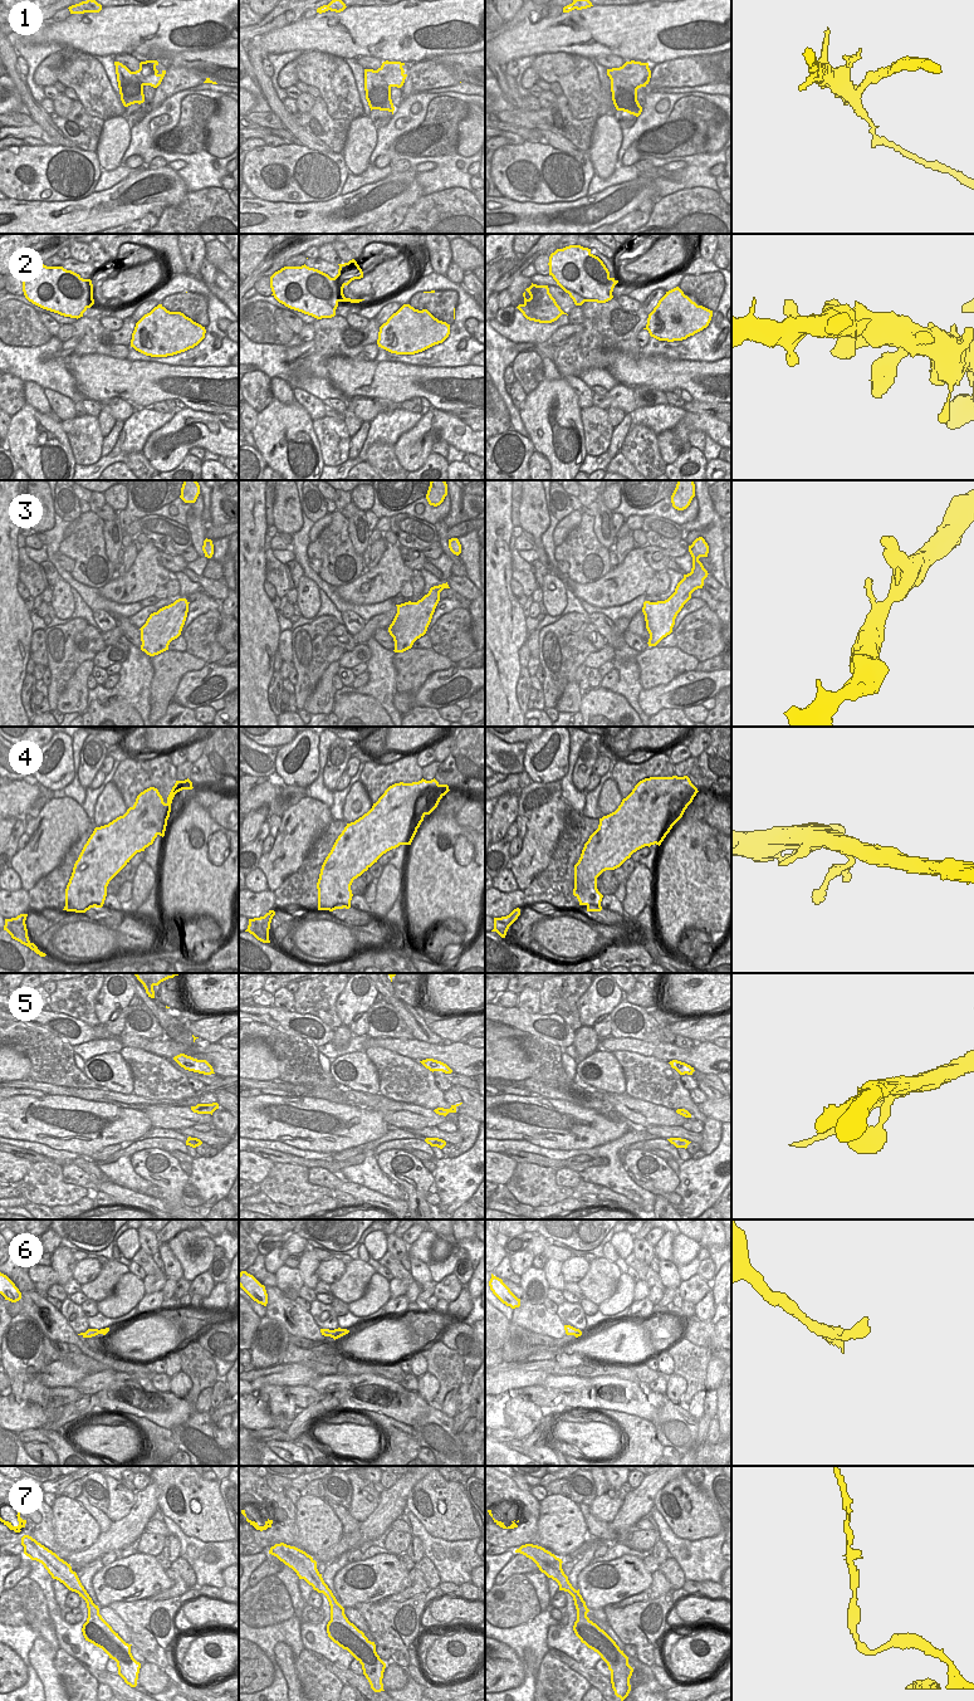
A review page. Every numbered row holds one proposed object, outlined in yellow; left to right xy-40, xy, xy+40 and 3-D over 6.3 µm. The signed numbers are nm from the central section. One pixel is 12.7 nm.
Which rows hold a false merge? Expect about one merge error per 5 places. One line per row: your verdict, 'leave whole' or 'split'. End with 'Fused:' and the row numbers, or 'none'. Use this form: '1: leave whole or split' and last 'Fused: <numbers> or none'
1: split
2: leave whole
3: leave whole
4: leave whole
5: split
6: leave whole
7: leave whole
Fused: 1, 5

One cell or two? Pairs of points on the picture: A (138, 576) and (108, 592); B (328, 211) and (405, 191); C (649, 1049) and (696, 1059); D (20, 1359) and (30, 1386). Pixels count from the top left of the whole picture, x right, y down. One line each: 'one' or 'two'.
A: one
B: one
C: one
D: one

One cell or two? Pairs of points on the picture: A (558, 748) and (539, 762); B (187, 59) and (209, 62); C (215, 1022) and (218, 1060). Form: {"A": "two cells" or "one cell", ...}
{"A": "one cell", "B": "one cell", "C": "two cells"}

